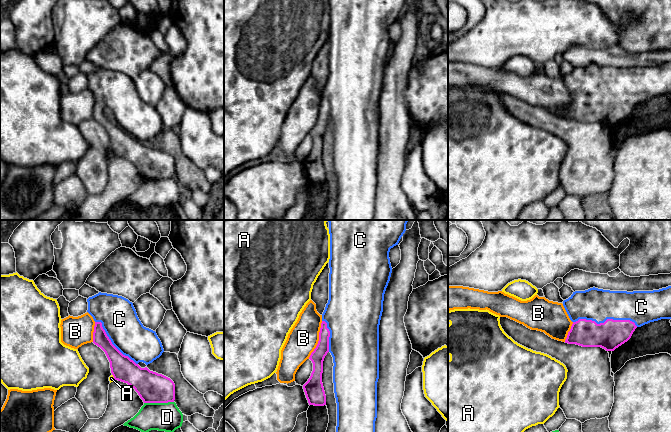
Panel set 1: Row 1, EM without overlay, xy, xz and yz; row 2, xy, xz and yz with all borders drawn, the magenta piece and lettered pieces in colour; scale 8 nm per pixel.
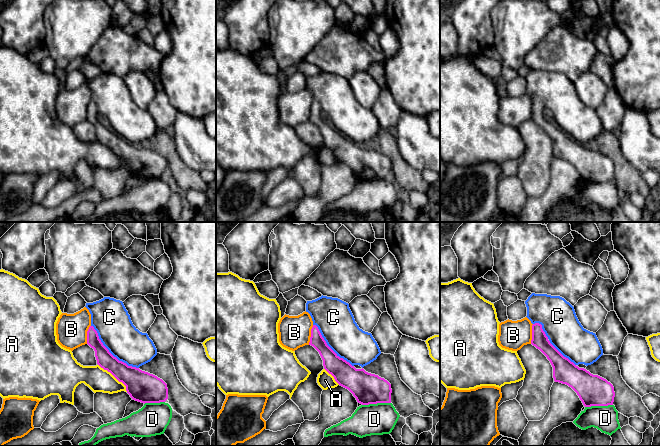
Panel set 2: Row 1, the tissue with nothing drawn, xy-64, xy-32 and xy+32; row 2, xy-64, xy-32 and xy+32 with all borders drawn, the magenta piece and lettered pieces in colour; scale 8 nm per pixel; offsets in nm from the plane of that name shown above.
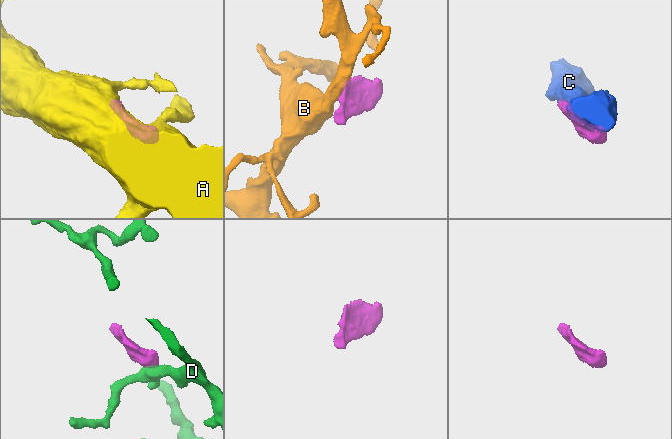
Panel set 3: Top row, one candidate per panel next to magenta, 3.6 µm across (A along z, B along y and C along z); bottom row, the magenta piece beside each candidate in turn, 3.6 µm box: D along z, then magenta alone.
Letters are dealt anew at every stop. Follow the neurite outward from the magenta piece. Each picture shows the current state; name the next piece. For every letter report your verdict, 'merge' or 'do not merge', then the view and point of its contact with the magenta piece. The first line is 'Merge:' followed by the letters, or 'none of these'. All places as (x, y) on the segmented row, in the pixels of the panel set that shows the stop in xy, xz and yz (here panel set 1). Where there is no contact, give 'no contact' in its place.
Merge: C
A: do not merge; meets magenta in xy at (113, 376)
B: do not merge; meets magenta in xz at (319, 340)
C: merge; meets magenta in yz at (605, 321)
D: do not merge; meets magenta in xy at (158, 402)

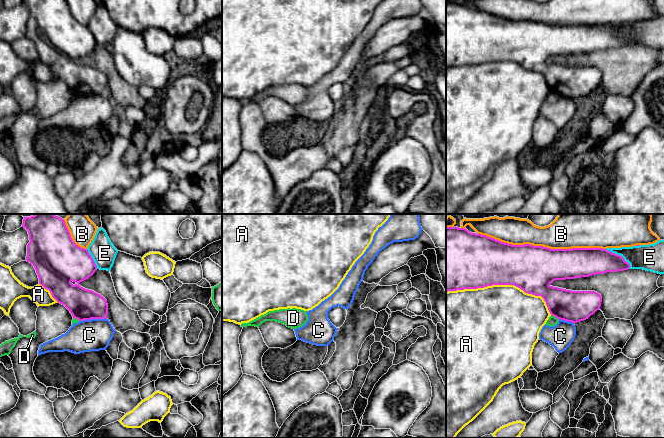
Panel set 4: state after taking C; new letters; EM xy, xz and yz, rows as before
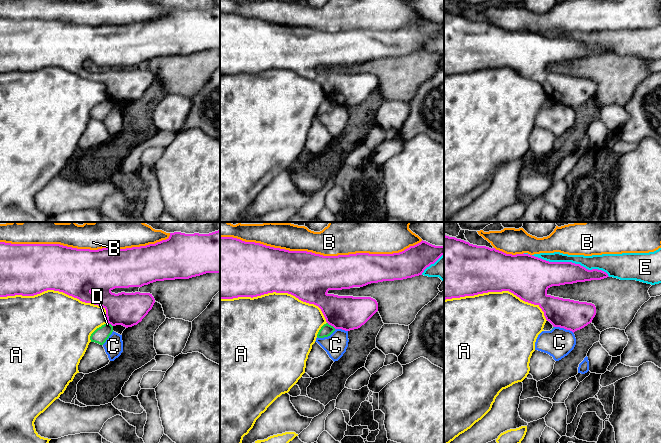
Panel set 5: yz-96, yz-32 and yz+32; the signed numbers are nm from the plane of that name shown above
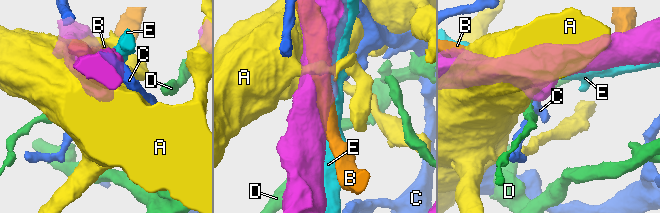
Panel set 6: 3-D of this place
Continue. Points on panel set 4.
Merge: none of these
A: do not merge; meets magenta in yz at (502, 284)
B: do not merge; meets magenta in yz at (542, 246)
C: do not merge; meets magenta in xy at (92, 318)
D: do not merge; meets magenta in yz at (555, 316)
E: do not merge; meets magenta in yz at (619, 255)

